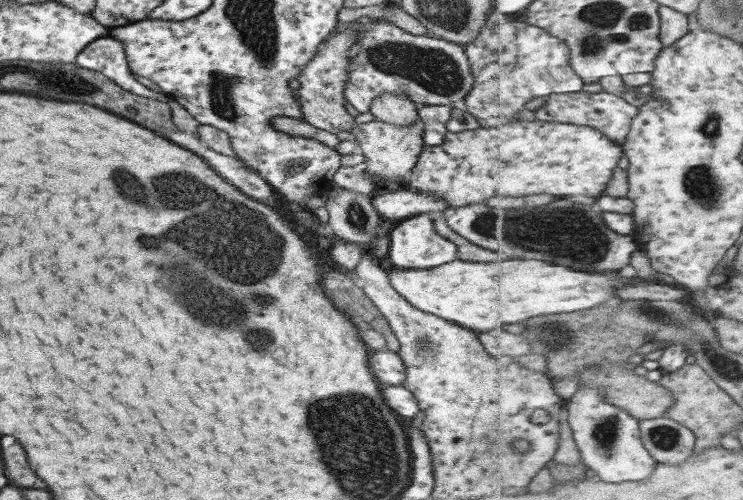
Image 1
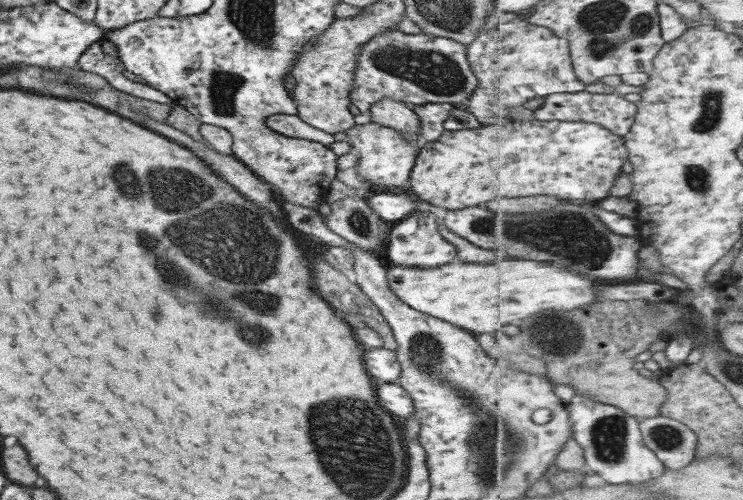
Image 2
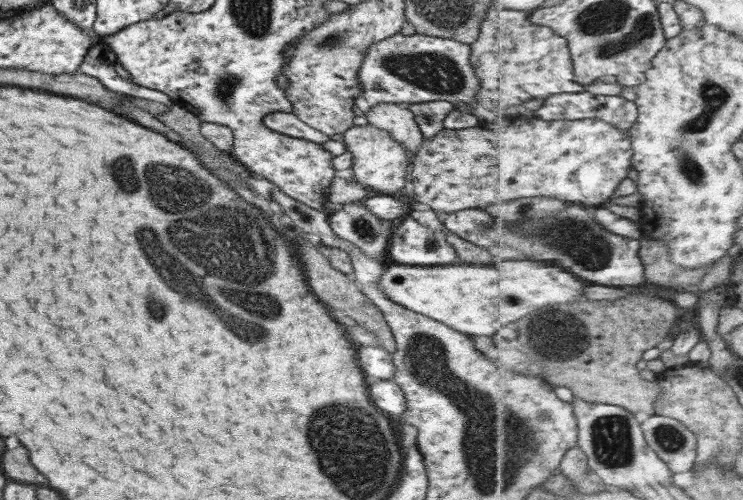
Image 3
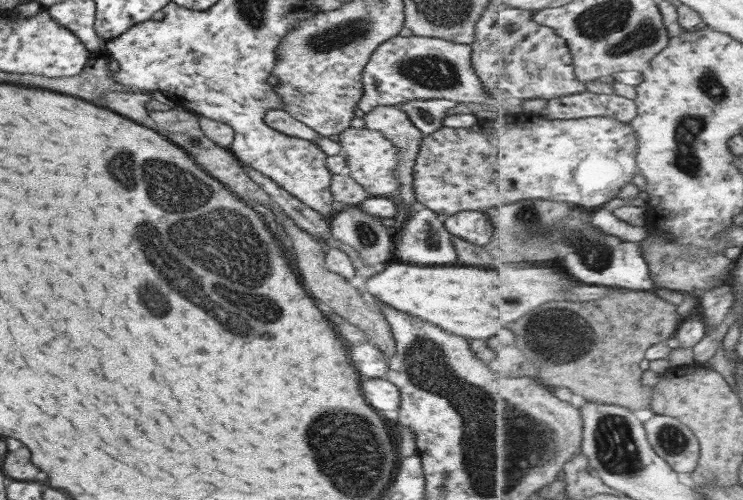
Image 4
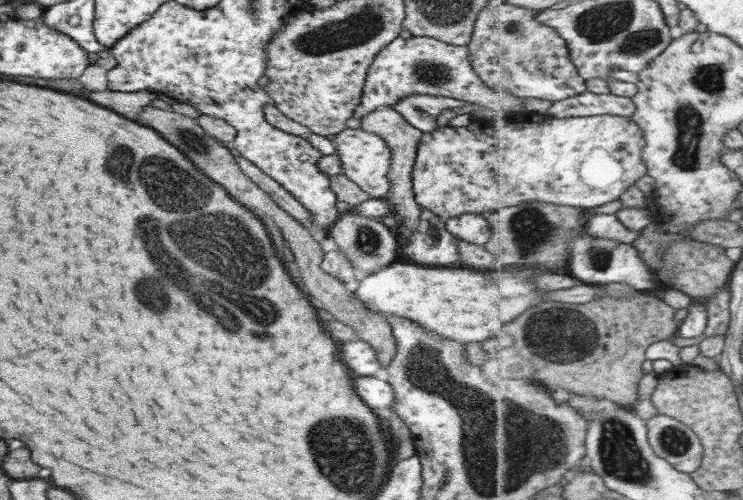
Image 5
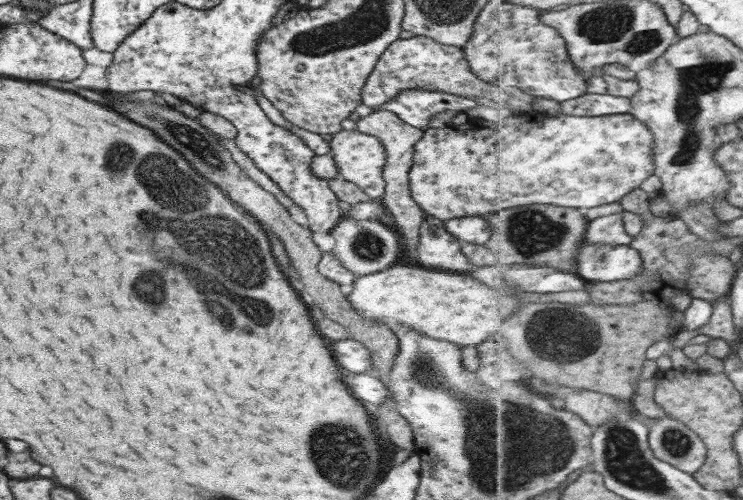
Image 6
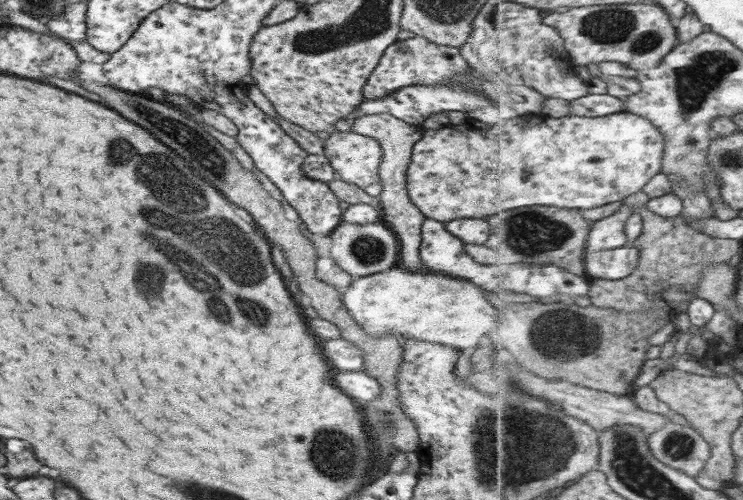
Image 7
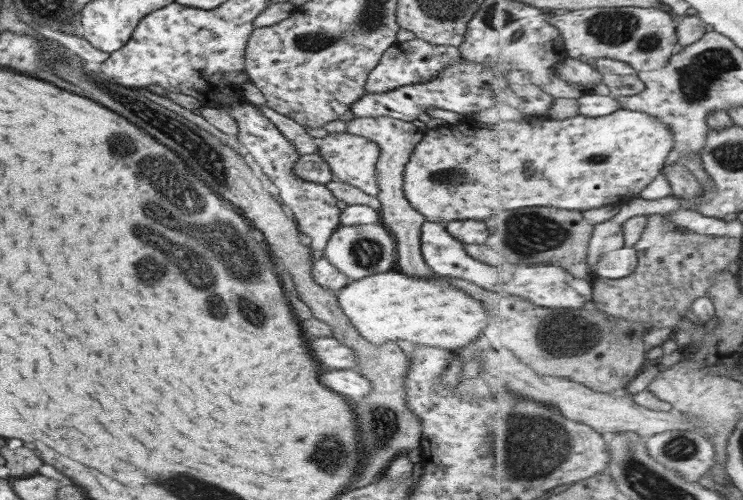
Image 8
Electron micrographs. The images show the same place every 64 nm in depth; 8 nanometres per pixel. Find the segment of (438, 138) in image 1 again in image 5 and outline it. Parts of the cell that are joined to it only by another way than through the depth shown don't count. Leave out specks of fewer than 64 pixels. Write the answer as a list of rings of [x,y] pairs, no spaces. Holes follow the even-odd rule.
[[[413,95],[396,102],[390,106],[404,117],[411,126],[423,134],[437,130],[436,118],[440,112],[464,106],[460,100],[440,96]]]

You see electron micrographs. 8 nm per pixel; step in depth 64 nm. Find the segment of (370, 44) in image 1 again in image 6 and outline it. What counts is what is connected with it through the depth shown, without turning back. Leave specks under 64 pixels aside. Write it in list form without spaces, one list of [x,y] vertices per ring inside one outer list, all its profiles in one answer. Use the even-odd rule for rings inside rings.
[[[413,36],[398,39],[380,55],[370,77],[364,83],[362,103],[374,109],[406,90],[424,90],[452,94],[471,99],[478,104],[480,116],[491,117],[501,113],[523,114],[533,112],[536,97],[516,86],[494,86],[483,82],[471,71],[464,49],[440,44],[430,37]]]

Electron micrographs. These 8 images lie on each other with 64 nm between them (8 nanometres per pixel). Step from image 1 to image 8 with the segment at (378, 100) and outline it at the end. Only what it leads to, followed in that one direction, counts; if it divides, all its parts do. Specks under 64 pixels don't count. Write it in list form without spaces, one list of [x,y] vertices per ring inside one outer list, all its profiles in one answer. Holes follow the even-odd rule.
[[[388,116],[355,117],[346,125],[347,133],[368,138],[380,147],[380,156],[376,162],[376,181],[379,186],[376,198],[381,204],[379,222],[394,236],[396,252],[398,252],[398,266],[395,269],[413,277],[434,278],[436,274],[432,274],[433,270],[424,262],[421,254],[421,226],[425,218],[408,202],[403,189],[406,164],[409,163],[412,151],[422,140],[425,131],[414,126],[412,122]]]

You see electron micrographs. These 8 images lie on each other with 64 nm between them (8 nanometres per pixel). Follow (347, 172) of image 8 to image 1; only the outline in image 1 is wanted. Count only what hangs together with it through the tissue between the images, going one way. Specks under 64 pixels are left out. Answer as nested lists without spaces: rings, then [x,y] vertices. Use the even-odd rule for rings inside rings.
[[[420,118],[411,126],[394,126],[378,120],[358,123],[349,135],[358,141],[360,152],[365,158],[360,169],[380,176],[383,182],[407,179],[425,145],[424,124]]]

